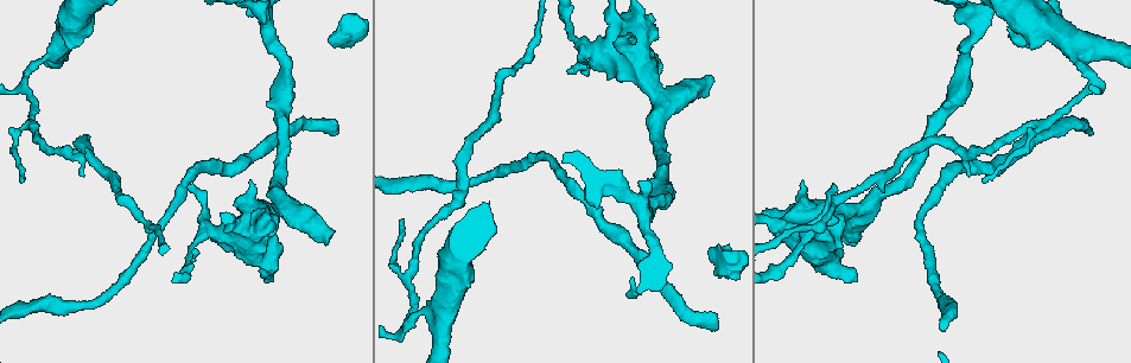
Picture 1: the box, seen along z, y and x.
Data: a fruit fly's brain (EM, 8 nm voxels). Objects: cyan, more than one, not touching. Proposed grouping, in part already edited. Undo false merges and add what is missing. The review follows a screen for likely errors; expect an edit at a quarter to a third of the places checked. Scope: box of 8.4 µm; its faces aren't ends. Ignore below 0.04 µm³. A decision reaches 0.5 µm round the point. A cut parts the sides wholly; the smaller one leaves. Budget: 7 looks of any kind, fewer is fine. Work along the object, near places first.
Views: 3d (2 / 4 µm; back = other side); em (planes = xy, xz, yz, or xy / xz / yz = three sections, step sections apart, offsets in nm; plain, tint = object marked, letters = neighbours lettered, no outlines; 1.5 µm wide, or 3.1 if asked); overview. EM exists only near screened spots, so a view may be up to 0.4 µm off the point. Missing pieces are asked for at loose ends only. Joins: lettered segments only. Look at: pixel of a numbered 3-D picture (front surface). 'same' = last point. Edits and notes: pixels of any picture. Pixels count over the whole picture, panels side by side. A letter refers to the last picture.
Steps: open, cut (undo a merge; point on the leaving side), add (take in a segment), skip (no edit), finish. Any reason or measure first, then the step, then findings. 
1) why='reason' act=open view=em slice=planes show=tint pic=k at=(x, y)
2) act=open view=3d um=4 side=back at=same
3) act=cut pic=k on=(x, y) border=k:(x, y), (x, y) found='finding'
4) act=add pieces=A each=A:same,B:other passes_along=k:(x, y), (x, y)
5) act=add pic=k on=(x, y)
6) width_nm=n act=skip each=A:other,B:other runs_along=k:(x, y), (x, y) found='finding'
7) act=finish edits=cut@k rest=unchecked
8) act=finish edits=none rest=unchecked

why='an open end' act=open view=3d um=2 pic=1 at=(707, 78)

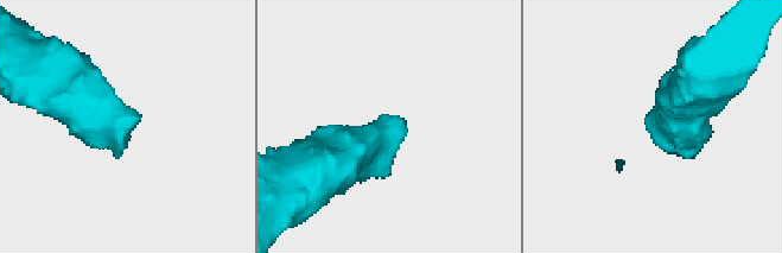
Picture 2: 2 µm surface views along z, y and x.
why='now the EM' act=open view=em slice=planes show=letters pic=2 at=(122, 143)

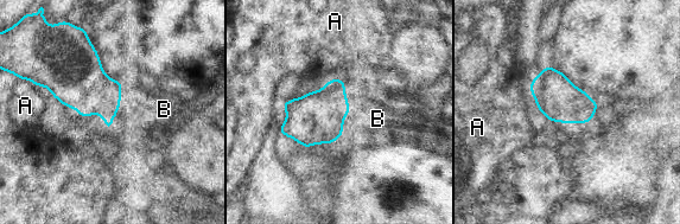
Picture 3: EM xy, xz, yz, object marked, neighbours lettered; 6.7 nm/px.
longest_contact=A:240nm act=add pieces=B each=A:other,B:same passes_along=3:(84, 85), (120, 91), (131, 90) found='it goes on there'

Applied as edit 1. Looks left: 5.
why='an open end' act=open view=3d um=2 pic=1 at=(338, 133)

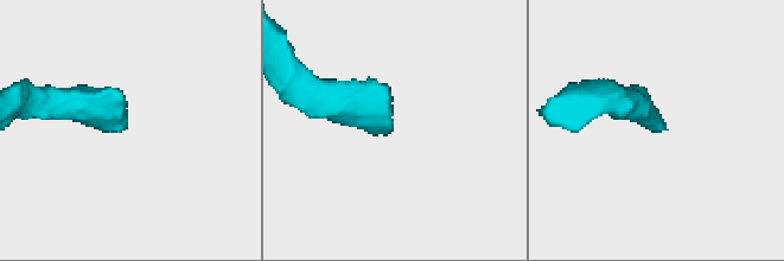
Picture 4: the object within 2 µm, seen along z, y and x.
why='now the EM' act=open view=em slice=yz step=8 show=plain pic=4 at=(125, 126)

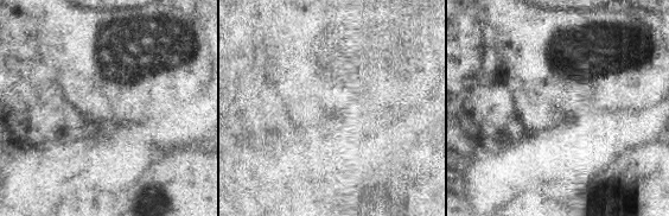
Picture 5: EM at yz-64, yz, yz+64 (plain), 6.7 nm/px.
why='what lies round it' act=open view=em slice=yz step=8 show=letters at=same

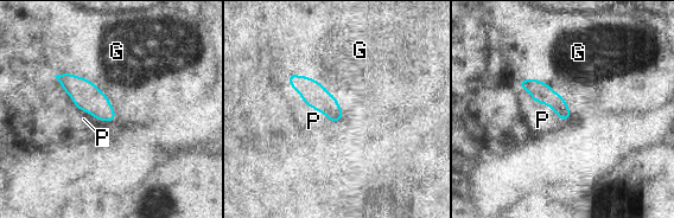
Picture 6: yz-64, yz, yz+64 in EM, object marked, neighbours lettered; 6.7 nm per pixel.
act=add pieces=P each=G:other,P:same passes_along=6:(540, 93), (541, 102), (542, 120) found='the neuron continues'

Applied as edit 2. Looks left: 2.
act=finish edits=add@3,add@6 rest=unchecked

